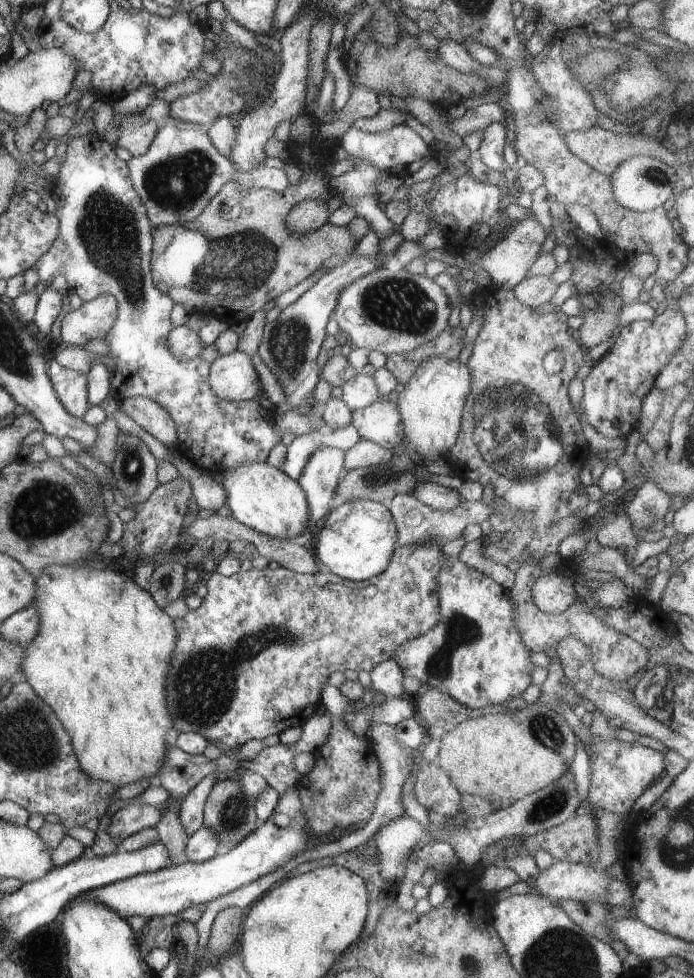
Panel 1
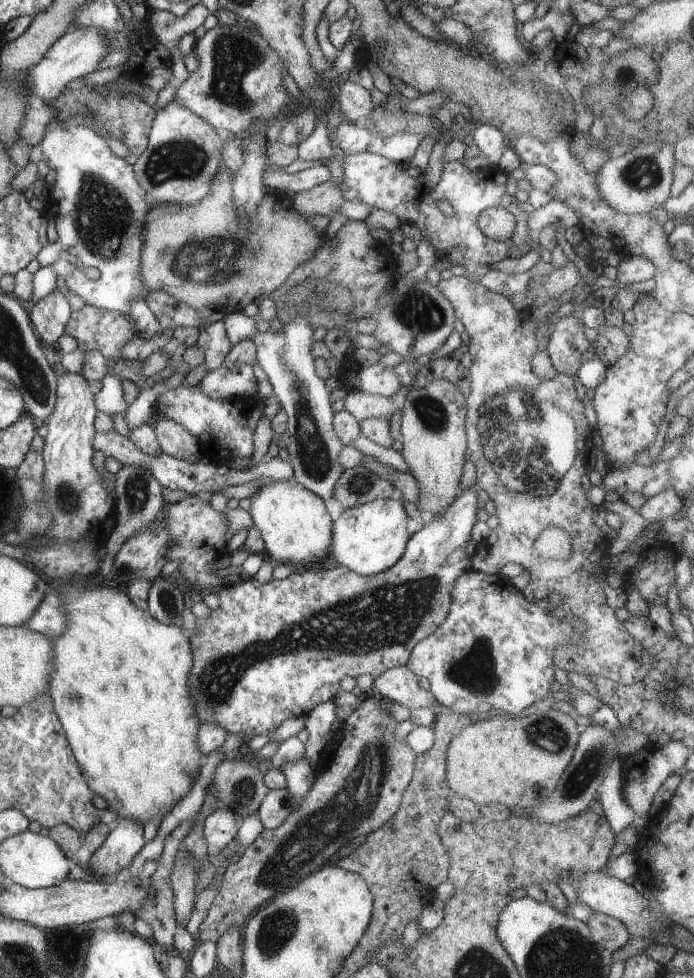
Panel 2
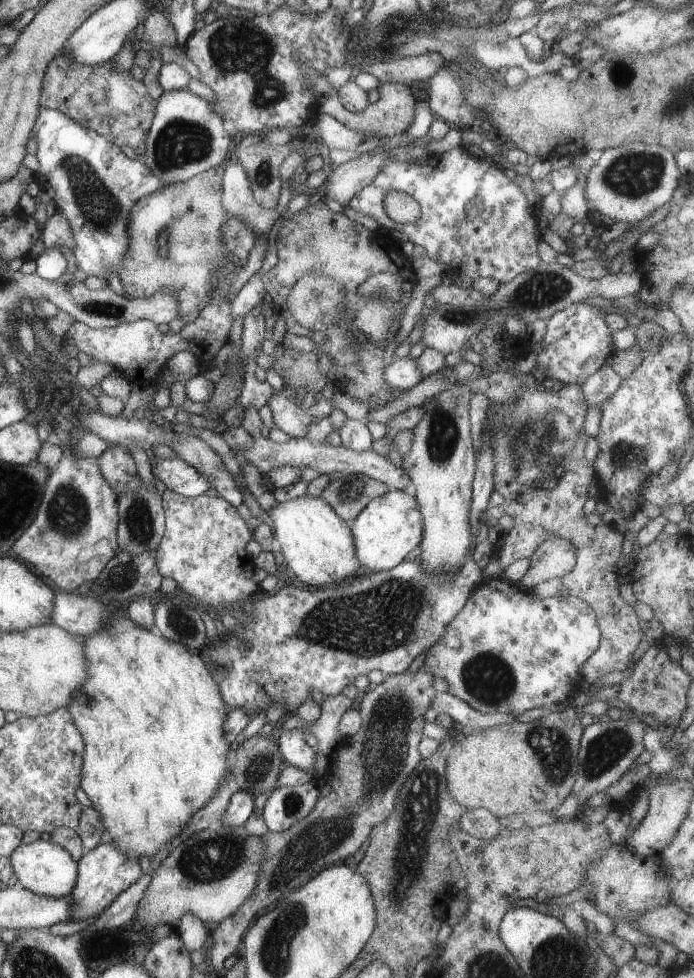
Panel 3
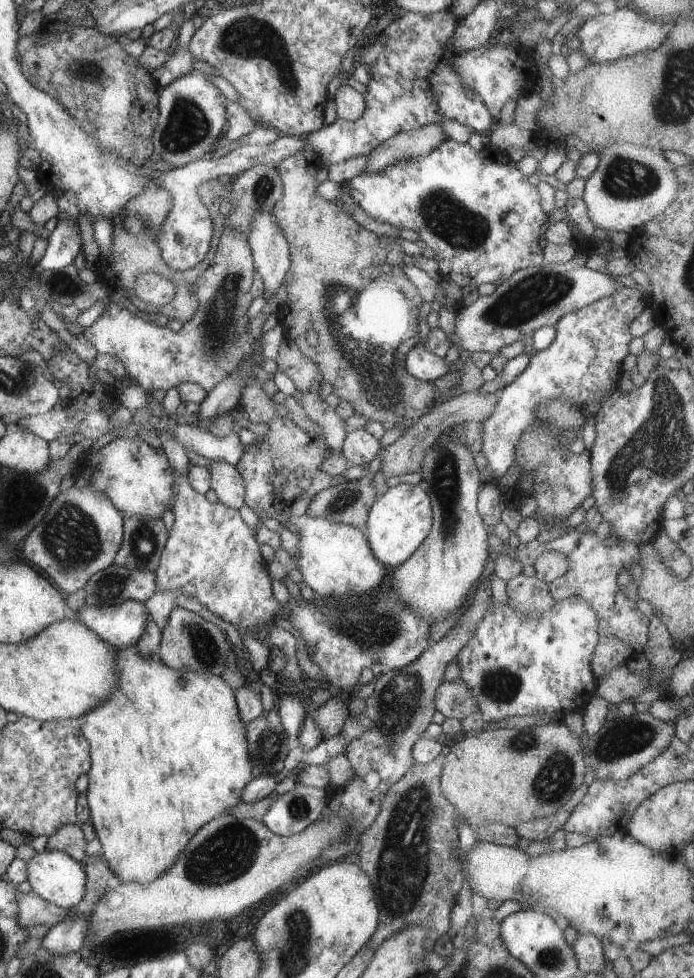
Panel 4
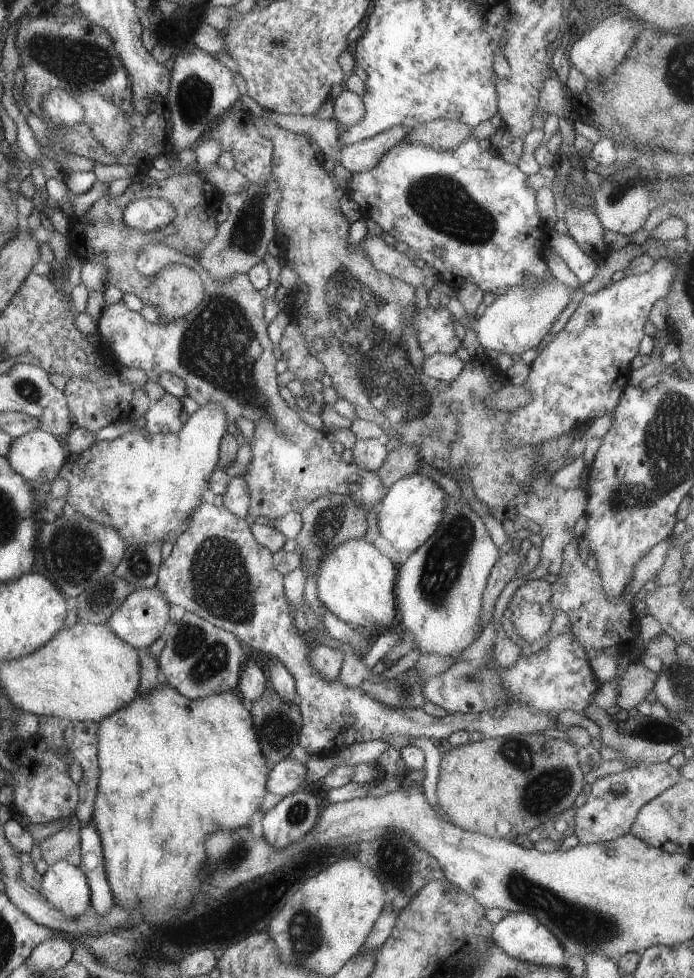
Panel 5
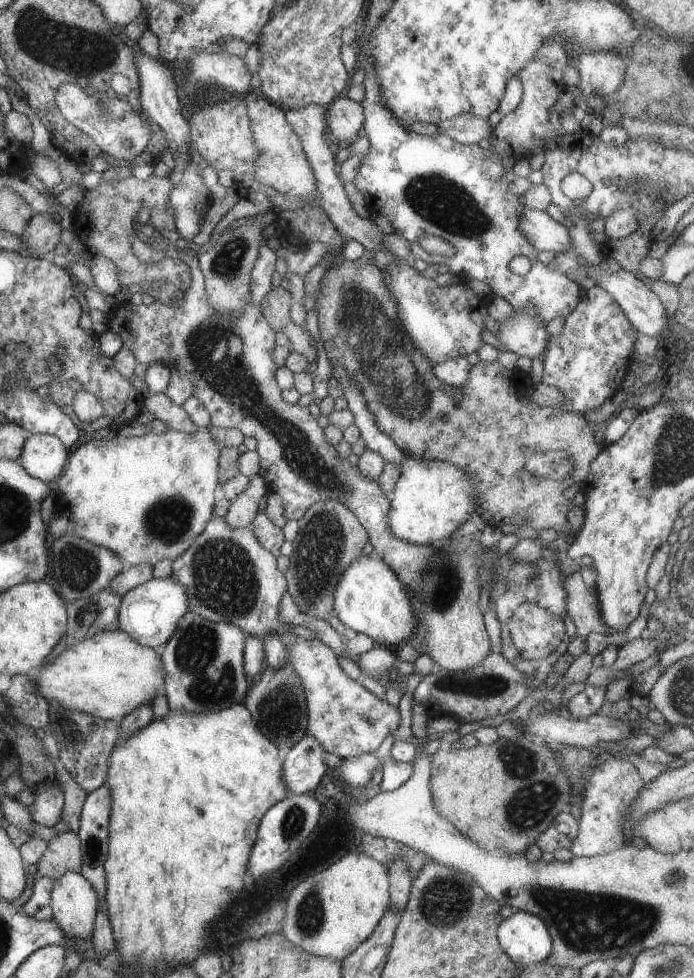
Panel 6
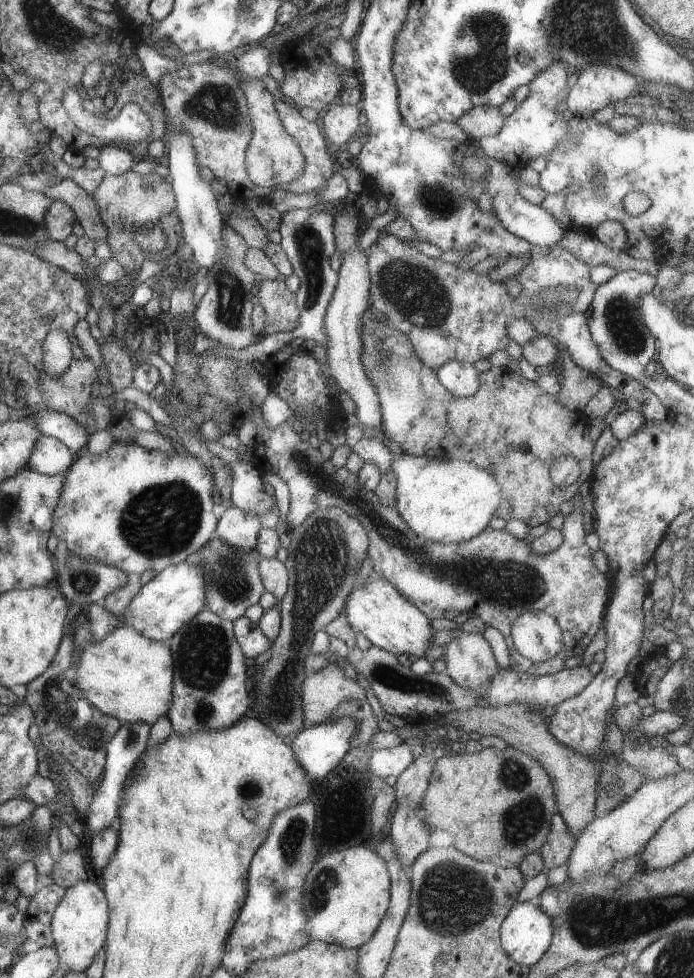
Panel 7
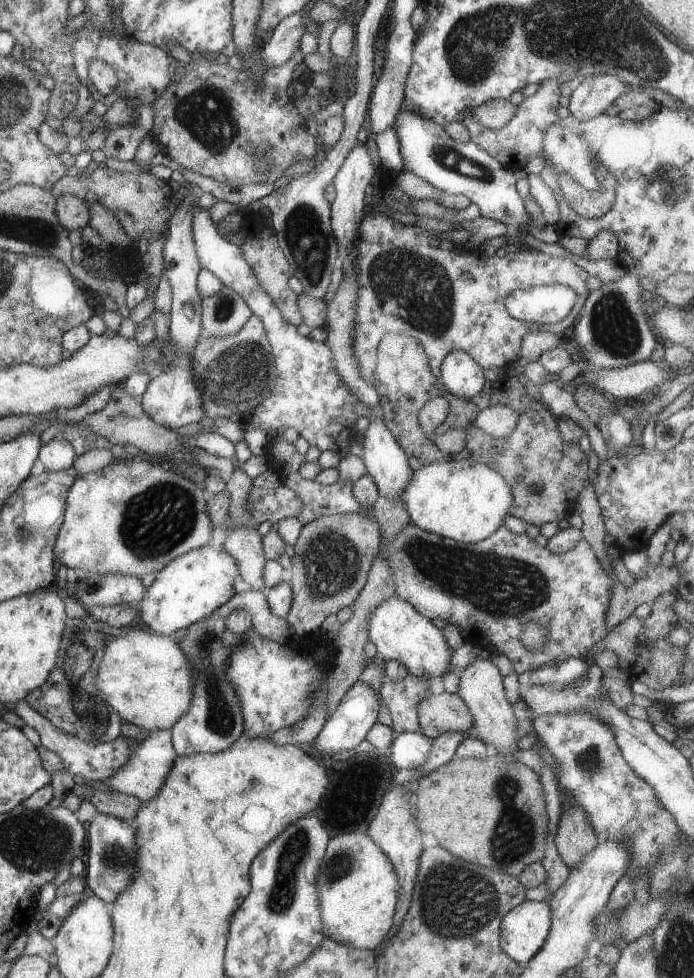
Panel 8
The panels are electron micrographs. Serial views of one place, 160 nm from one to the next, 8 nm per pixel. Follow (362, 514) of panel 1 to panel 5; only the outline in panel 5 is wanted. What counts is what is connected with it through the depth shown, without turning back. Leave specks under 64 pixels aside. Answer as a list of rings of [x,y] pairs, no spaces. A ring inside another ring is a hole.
[[[419,472],[405,476],[387,489],[377,512],[380,536],[399,551],[414,552],[441,525],[445,515],[447,492],[435,480]]]

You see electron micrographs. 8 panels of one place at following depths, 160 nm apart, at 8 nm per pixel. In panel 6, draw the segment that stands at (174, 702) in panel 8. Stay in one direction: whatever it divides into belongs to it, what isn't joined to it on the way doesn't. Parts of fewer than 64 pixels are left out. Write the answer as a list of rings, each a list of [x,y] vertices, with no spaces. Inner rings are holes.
[[[98,631],[92,638],[86,637],[63,652],[50,665],[45,664],[32,676],[37,682],[37,689],[48,702],[56,701],[81,713],[120,722],[138,707],[152,705],[159,689],[165,685],[166,671],[161,656],[152,647],[136,642],[127,632]]]

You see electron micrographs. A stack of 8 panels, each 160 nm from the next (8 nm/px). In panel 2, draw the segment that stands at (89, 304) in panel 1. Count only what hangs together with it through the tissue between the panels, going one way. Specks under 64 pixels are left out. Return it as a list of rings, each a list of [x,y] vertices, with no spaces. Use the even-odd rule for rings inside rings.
[[[84,305],[80,310],[71,314],[65,328],[65,333],[76,340],[78,348],[82,352],[100,351],[108,360],[116,361],[122,357],[122,348],[137,335],[134,328],[135,321],[124,313],[111,312],[106,308],[100,309],[94,305]]]

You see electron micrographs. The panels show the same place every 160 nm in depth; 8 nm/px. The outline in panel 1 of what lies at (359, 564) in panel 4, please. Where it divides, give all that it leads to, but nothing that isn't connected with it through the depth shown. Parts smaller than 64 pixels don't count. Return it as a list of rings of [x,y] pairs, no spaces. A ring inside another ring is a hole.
[[[245,462],[223,472],[231,514],[238,522],[267,537],[307,544],[303,535],[309,529],[309,502],[297,480],[268,463]]]

